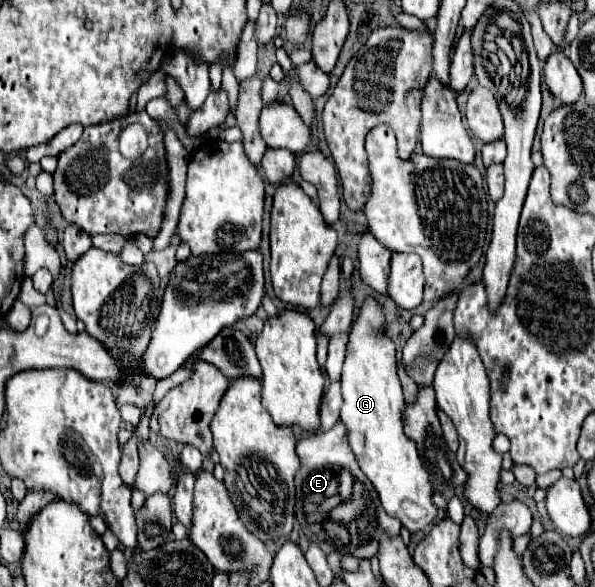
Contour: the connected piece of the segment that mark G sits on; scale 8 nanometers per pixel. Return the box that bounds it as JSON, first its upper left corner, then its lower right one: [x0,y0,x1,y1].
[341,295,437,533]

